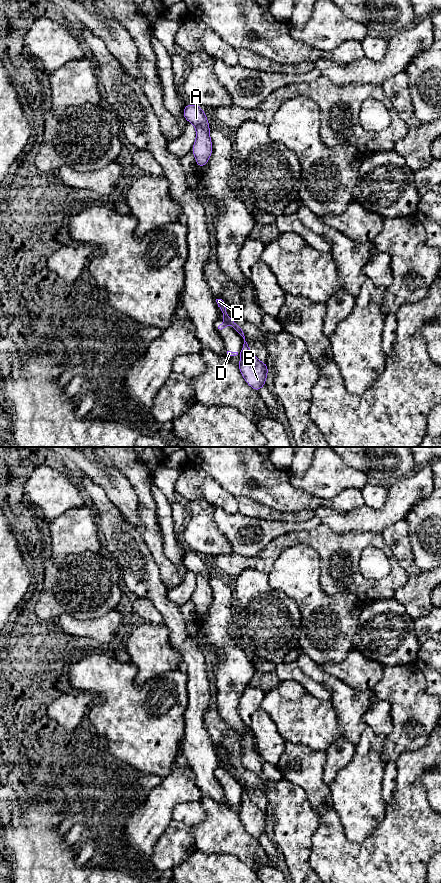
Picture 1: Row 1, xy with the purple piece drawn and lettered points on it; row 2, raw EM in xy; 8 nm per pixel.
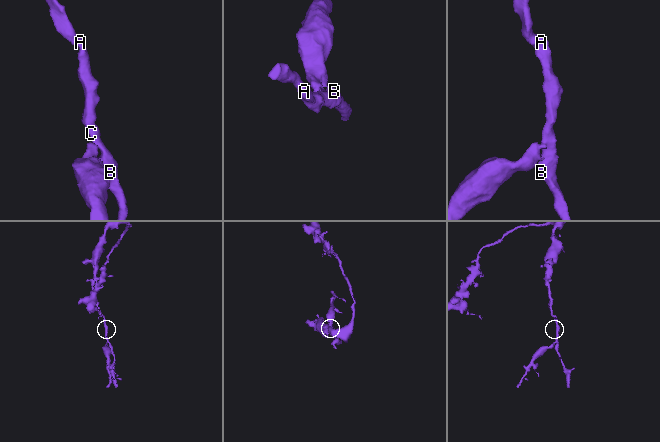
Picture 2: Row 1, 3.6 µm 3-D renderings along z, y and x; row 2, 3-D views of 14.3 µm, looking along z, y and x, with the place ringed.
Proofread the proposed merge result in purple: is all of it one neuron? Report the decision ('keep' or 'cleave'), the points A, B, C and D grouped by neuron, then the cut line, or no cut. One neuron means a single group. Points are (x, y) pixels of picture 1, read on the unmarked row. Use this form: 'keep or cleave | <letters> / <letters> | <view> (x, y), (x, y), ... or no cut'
cleave | A B C / D | xy (226, 769), (229, 771)

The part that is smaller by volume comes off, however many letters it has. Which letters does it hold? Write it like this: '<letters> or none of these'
D

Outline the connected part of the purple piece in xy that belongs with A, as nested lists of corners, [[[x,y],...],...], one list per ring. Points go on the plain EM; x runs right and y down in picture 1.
[[[187,552],[183,557],[183,565],[196,577],[196,587],[191,600],[196,606],[196,613],[204,615],[212,603],[209,569],[204,557],[195,552]]]

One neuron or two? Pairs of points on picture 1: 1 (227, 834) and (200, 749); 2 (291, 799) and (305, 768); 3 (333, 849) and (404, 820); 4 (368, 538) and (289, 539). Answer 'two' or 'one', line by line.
1: two
2: two
3: one
4: one

